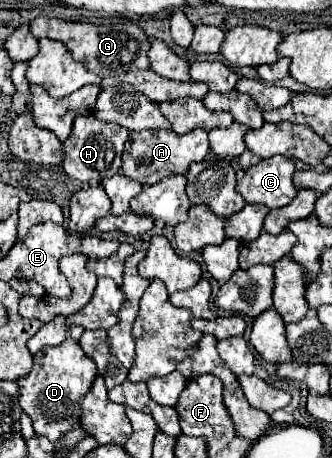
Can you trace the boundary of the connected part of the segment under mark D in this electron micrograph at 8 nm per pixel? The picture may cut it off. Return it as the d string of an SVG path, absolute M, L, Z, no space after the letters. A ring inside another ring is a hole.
M66 339L56 347L44 347L34 355L34 365L28 375L20 377L20 405L34 423L38 435L46 435L52 441L60 439L64 433L80 425L78 401L92 387L96 379L96 363L84 355L82 347L74 339Z

